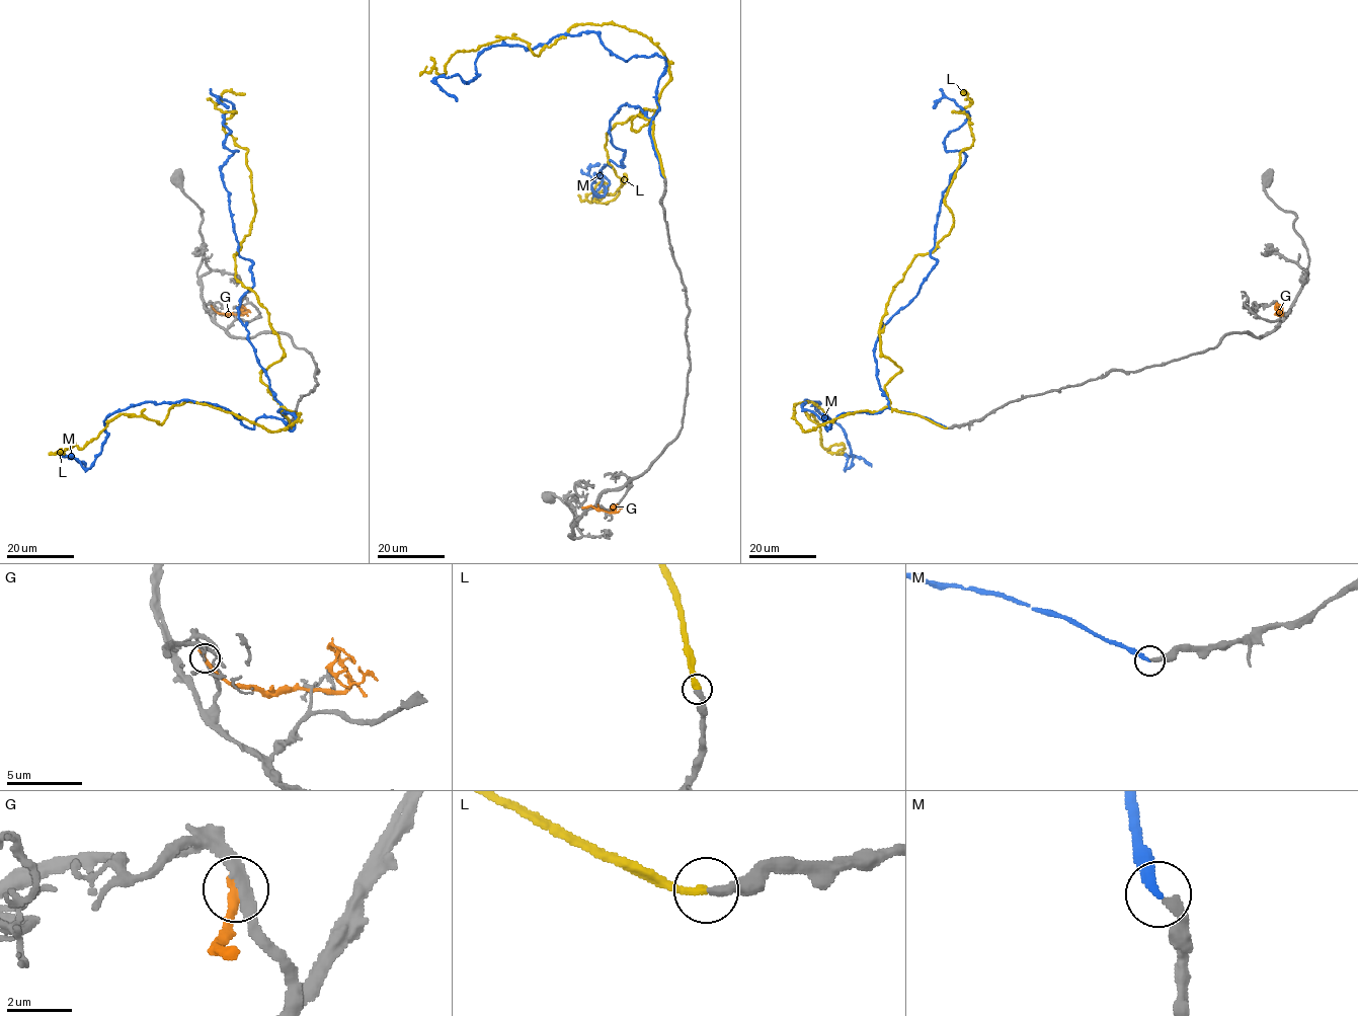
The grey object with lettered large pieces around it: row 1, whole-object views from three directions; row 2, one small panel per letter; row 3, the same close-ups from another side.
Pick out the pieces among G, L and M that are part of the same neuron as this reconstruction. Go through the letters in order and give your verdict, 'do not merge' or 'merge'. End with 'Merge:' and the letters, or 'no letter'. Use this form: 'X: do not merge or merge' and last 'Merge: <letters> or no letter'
G: do not merge
L: merge
M: do not merge
Merge: L

